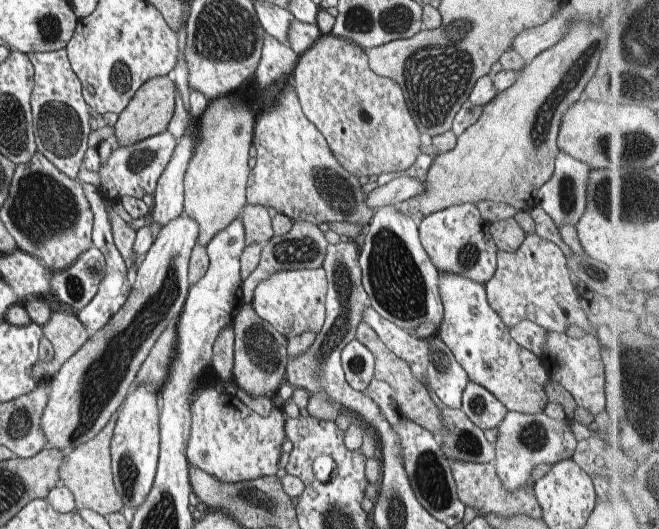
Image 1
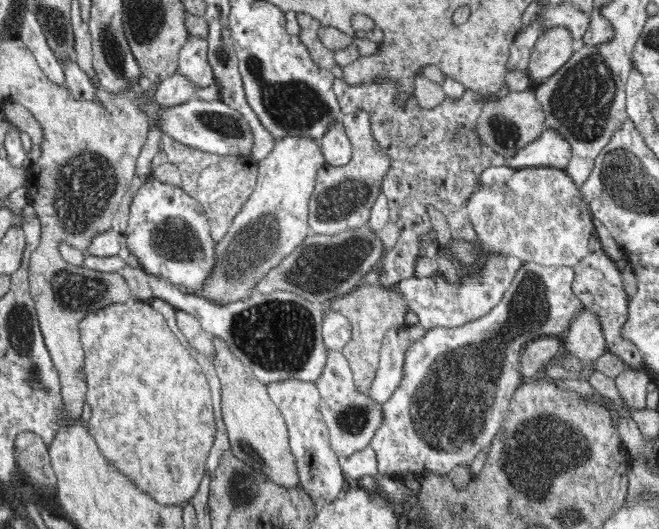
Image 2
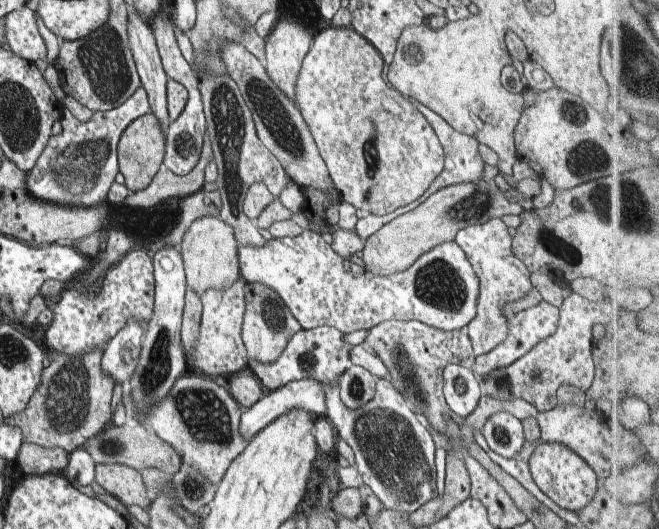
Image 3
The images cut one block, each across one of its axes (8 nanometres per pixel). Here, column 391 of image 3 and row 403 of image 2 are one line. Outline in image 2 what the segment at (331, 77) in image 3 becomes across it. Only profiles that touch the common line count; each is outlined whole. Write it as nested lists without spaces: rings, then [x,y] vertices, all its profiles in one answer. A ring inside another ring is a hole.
[[[132,300],[123,303],[112,303],[93,311],[86,314],[86,318],[80,320],[81,346],[84,351],[83,379],[86,385],[86,404],[90,406],[90,418],[85,421],[87,431],[97,442],[104,459],[110,465],[116,467],[123,476],[127,476],[134,486],[137,486],[160,505],[180,505],[182,502],[191,500],[194,494],[198,492],[198,486],[204,478],[209,450],[212,448],[216,436],[216,418],[214,418],[214,407],[212,407],[212,393],[202,366],[172,333],[162,314],[147,301],[136,300],[134,304]]]

